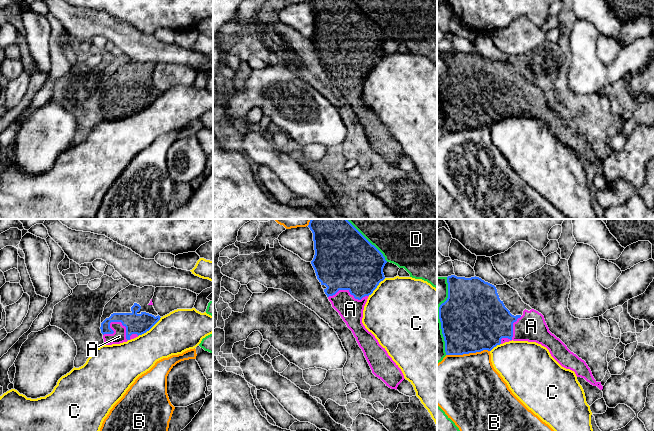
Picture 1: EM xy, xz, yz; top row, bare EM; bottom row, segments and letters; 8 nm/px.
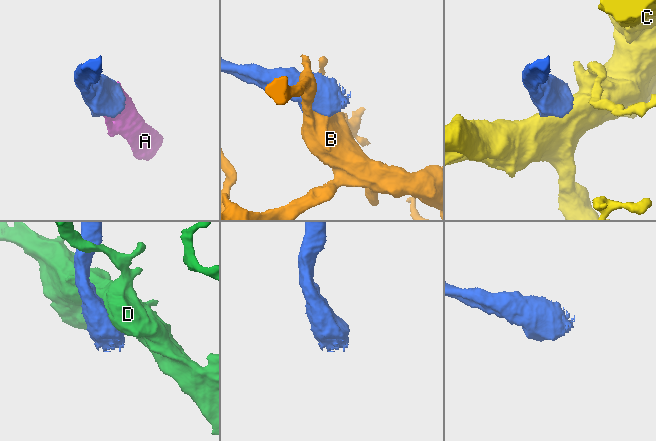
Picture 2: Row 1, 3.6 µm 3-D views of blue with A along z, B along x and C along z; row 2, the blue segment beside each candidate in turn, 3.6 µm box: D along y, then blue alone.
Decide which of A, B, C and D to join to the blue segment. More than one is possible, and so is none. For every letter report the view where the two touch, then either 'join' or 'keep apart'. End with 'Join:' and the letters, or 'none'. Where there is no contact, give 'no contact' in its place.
A: contact in xy; join
B: contact in yz; keep apart
C: contact in xy; keep apart
D: contact in xz; keep apart
Join: A

